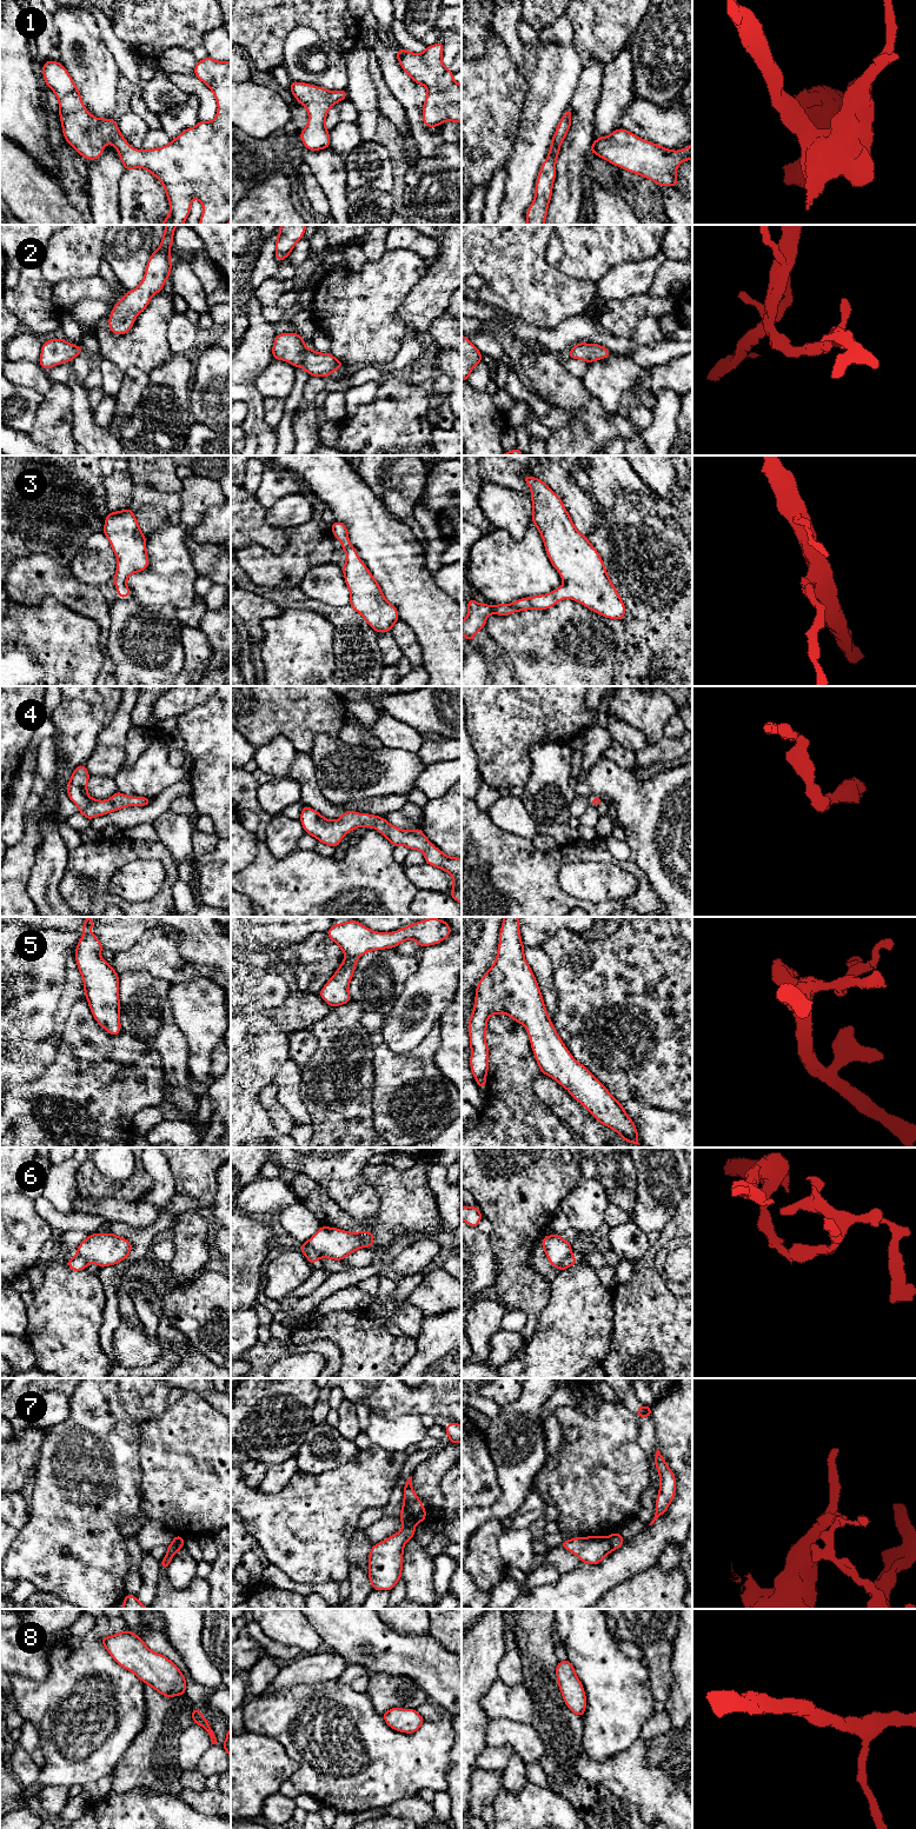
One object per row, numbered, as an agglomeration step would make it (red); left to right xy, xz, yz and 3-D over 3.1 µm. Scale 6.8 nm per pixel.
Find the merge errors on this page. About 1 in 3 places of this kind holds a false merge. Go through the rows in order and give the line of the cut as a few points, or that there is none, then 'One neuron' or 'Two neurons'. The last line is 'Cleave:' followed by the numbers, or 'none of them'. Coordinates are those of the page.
1: No split. One neuron
2: No split. One neuron
3: No split. One neuron
4: No split. One neuron
5: No split. One neuron
6: Split along xz (307, 1241), (320, 1257). Two neurons
7: Split along yz (608, 1537), (614, 1549). Two neurons
8: No split. One neuron
Cleave: 6, 7

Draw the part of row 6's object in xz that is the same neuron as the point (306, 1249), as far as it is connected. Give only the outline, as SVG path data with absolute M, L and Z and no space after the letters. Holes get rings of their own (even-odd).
M308 1241L304 1242L301 1248L299 1249L300 1252L305 1255L307 1261L311 1263L313 1266L314 1262L317 1259L320 1259L319 1255L316 1252L316 1250L310 1245Z

